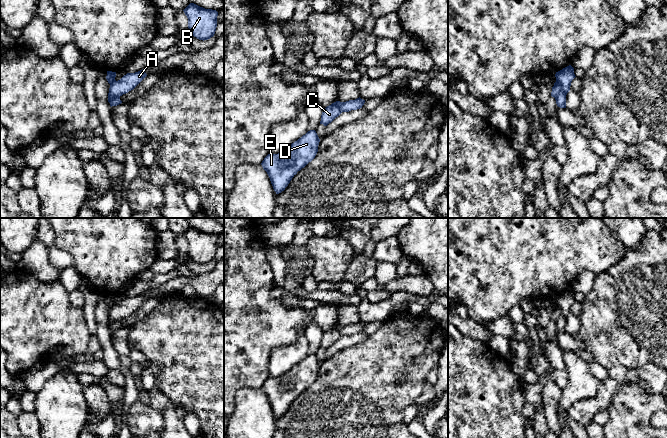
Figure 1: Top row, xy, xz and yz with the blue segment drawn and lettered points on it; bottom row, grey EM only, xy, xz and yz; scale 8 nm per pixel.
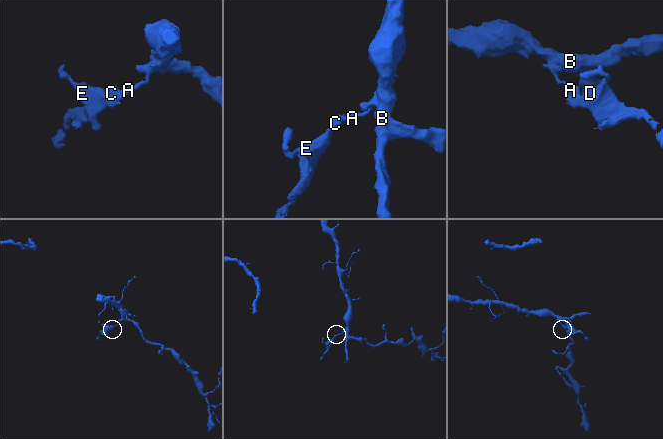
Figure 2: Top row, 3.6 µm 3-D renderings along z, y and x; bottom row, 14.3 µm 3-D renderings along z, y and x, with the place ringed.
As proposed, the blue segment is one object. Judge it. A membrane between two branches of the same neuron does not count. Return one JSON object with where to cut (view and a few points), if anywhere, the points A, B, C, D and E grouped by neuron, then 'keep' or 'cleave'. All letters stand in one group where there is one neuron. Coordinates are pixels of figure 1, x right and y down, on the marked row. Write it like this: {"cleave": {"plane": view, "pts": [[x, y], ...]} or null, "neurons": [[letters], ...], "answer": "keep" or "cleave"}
{"cleave": {"plane": "yz", "pts": [[557, 81], [560, 85], [560, 93], [555, 98]]}, "neurons": [["A", "B"], ["C", "D", "E"]], "answer": "cleave"}

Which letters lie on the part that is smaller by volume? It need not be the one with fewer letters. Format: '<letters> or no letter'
C, D, E

